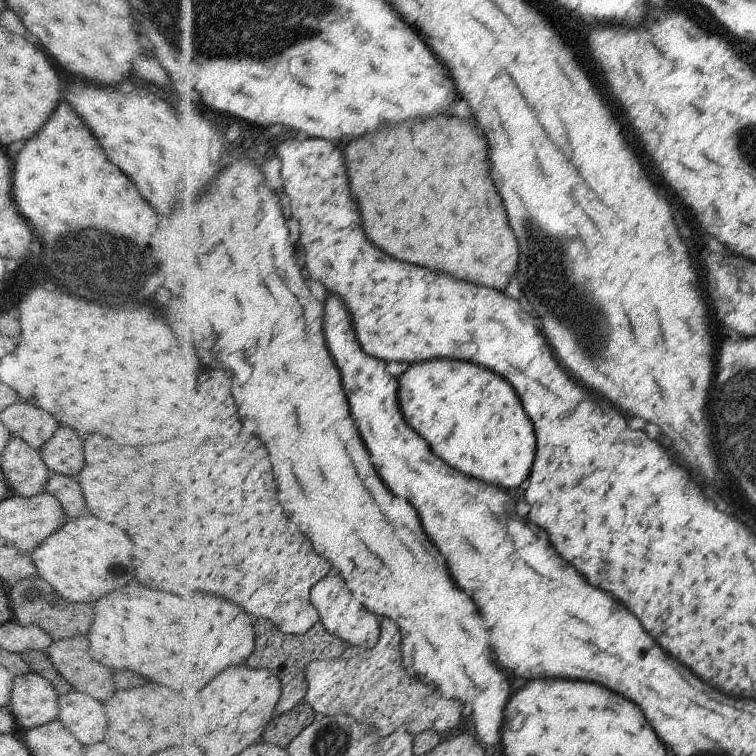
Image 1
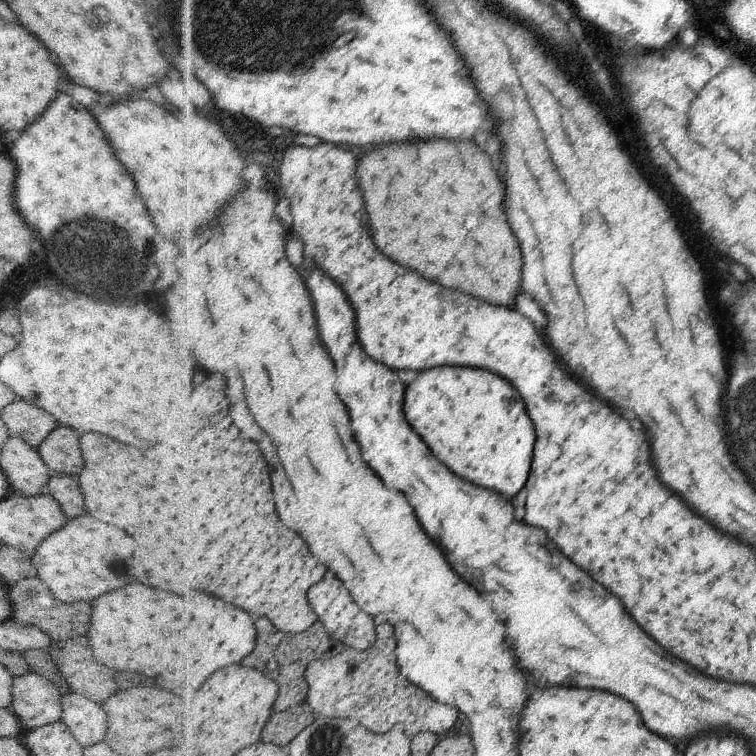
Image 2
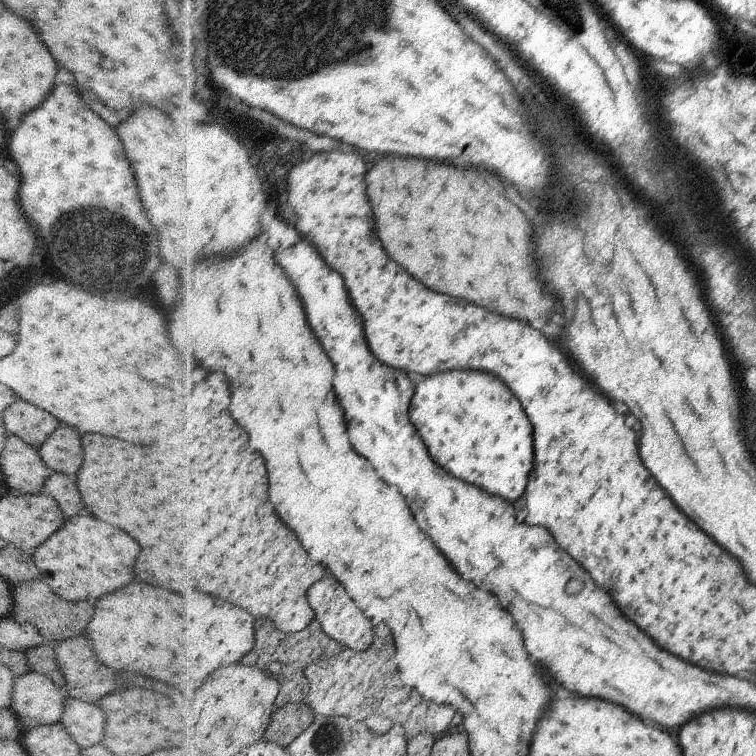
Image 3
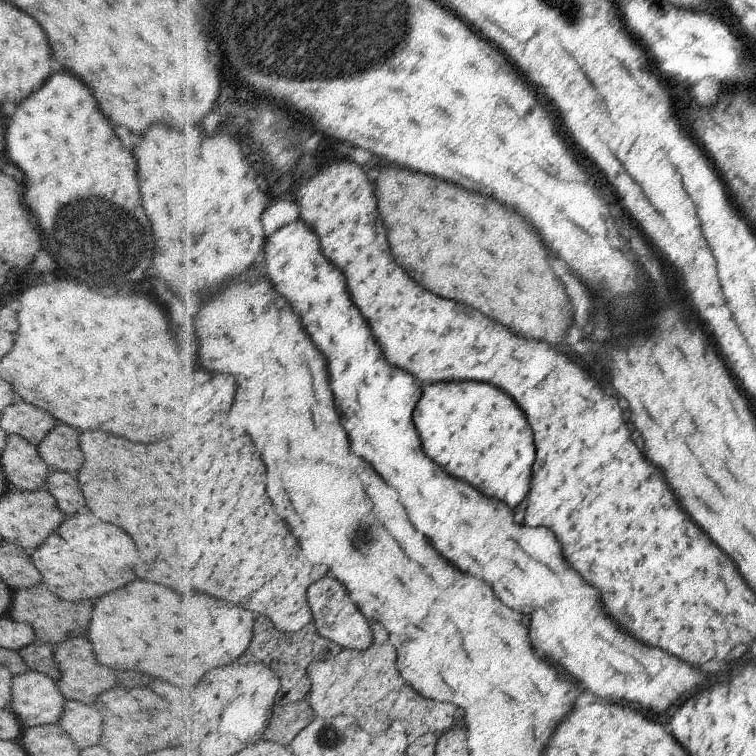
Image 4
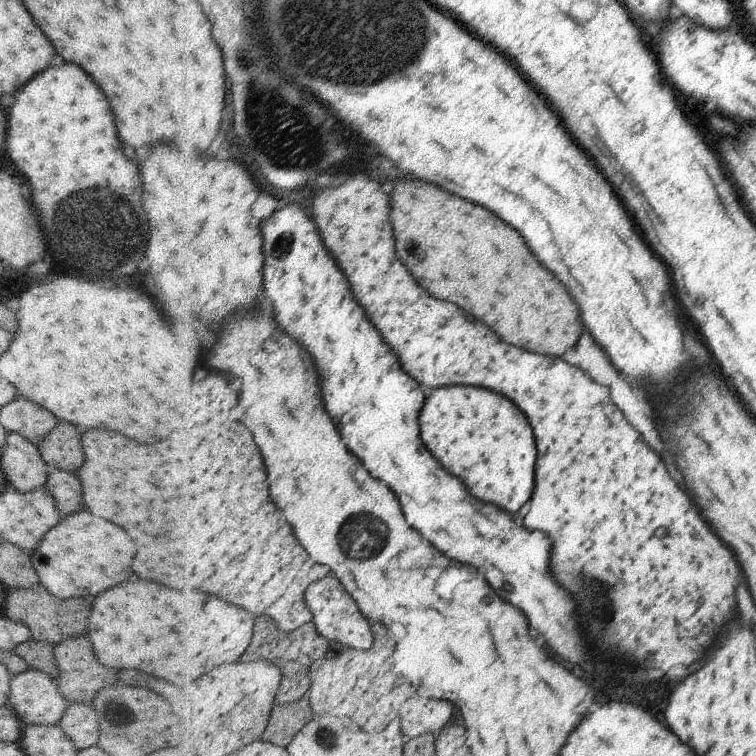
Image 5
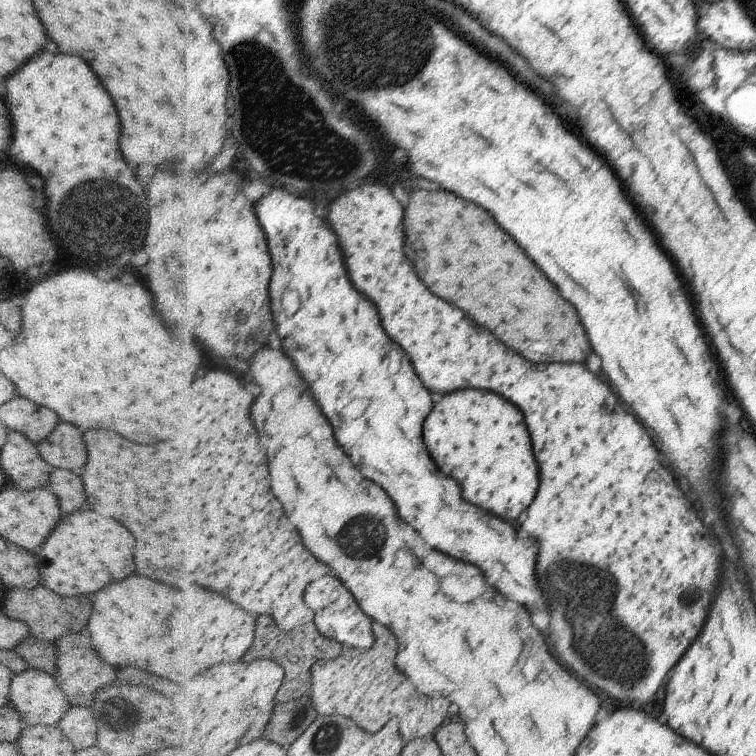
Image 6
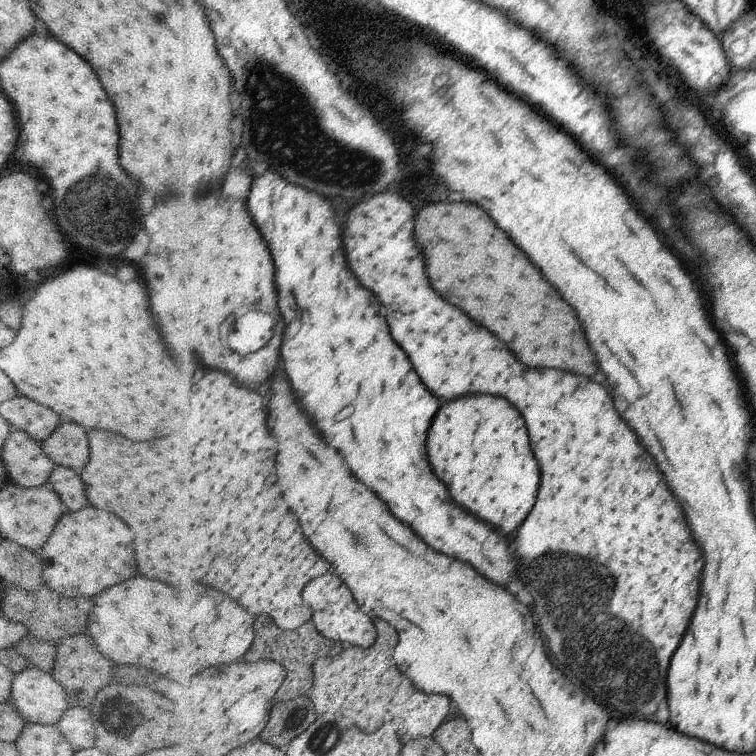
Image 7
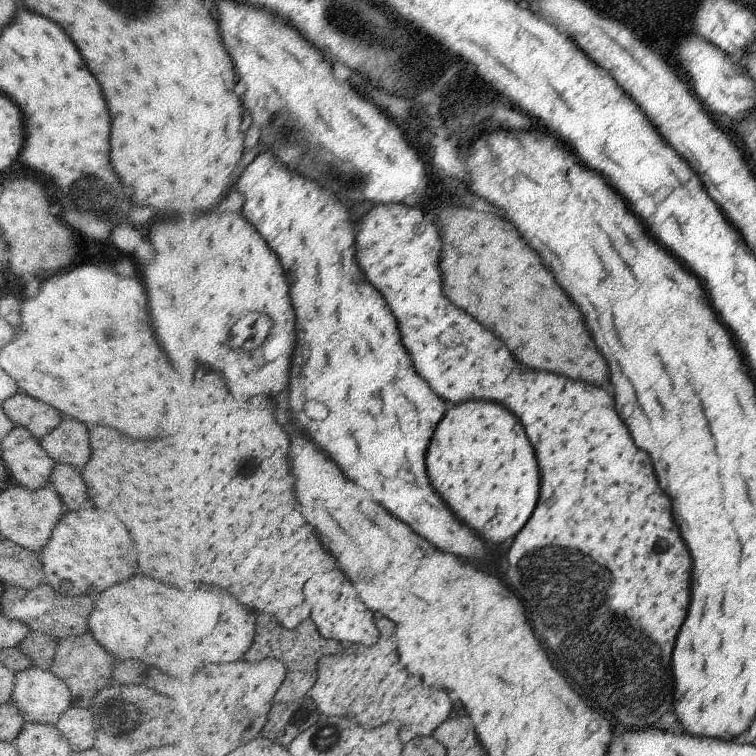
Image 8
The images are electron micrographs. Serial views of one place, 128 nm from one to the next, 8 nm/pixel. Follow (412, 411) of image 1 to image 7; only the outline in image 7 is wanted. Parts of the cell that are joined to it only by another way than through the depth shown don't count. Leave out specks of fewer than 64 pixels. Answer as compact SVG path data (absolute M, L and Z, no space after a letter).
M472 394L446 402L430 428L430 464L454 488L458 504L506 534L524 522L536 502L540 468L520 412L504 398Z

